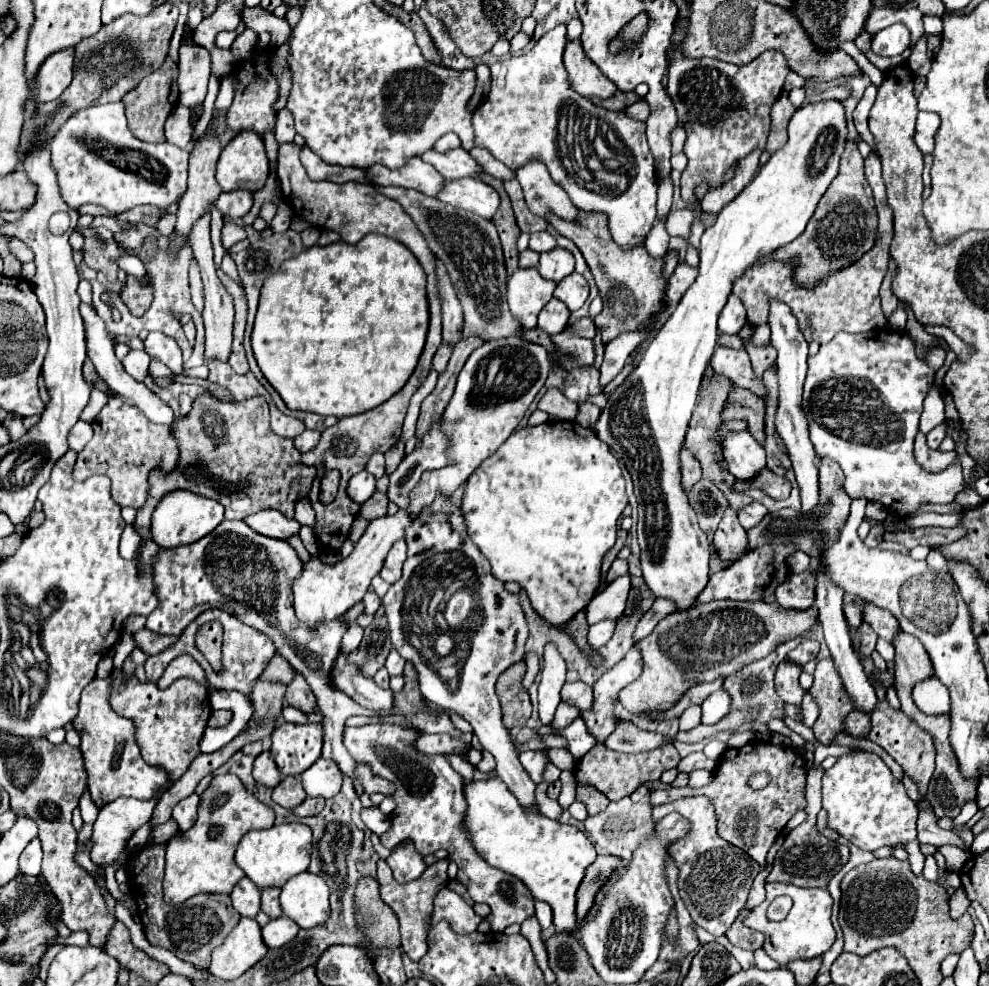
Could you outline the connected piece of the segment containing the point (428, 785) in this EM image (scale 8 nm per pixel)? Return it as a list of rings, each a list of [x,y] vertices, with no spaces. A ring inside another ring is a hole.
[[[364,724],[344,730],[344,746],[358,764],[366,764],[374,770],[374,776],[386,778],[396,784],[394,800],[398,812],[406,812],[402,820],[392,820],[392,826],[382,834],[380,842],[386,848],[394,848],[400,840],[410,838],[420,854],[434,854],[436,850],[448,850],[450,858],[458,864],[458,882],[468,888],[474,902],[484,902],[492,908],[490,922],[492,932],[502,932],[510,924],[522,924],[534,916],[532,892],[514,876],[492,868],[472,848],[470,834],[464,832],[466,796],[462,776],[442,756],[424,756],[414,748],[414,740],[422,734],[422,728],[410,728],[400,724]]]

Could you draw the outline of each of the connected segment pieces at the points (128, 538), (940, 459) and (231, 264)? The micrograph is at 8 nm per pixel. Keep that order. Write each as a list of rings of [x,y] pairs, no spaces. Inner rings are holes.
[[[128,524],[126,530],[122,532],[122,538],[120,538],[120,556],[132,560],[134,554],[136,554],[138,544],[140,544],[140,536],[138,536],[138,532]]]
[[[922,432],[916,434],[916,448],[914,448],[916,460],[920,462],[922,468],[926,468],[928,472],[940,472],[946,468],[946,464],[950,466],[954,460],[958,460],[956,452],[938,452],[938,450],[930,450],[926,444],[926,436]]]
[[[226,252],[226,255],[224,256],[221,266],[220,268],[226,273],[226,274],[230,274],[230,276],[232,276],[232,278],[234,280],[236,280],[236,282],[238,282],[240,284],[240,286],[242,286],[242,288],[244,289],[244,286],[242,284],[242,281],[240,280],[240,276],[238,276],[238,270],[237,270],[237,266],[235,264],[235,262],[233,261],[233,259],[231,258],[230,255],[228,255],[229,253]]]

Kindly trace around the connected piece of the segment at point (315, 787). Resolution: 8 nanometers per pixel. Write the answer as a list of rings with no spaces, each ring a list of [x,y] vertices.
[[[318,758],[308,770],[300,774],[300,778],[308,796],[332,798],[342,786],[342,772],[338,770],[336,762],[324,758]]]

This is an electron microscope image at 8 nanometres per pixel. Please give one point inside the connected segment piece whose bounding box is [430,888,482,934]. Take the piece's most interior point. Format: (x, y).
(448, 905)

